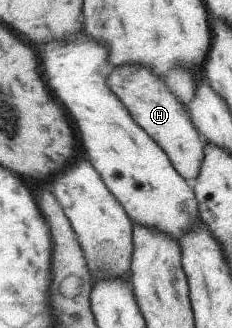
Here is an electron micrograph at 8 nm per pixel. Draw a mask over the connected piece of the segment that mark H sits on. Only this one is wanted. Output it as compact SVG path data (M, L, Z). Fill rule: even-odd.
M129 63L123 67L115 67L107 79L107 85L113 91L113 95L123 103L123 107L129 111L131 119L165 153L175 173L191 184L197 177L203 161L204 143L197 129L189 121L188 111L173 97L164 81L153 75L149 67L133 67L133 63Z

